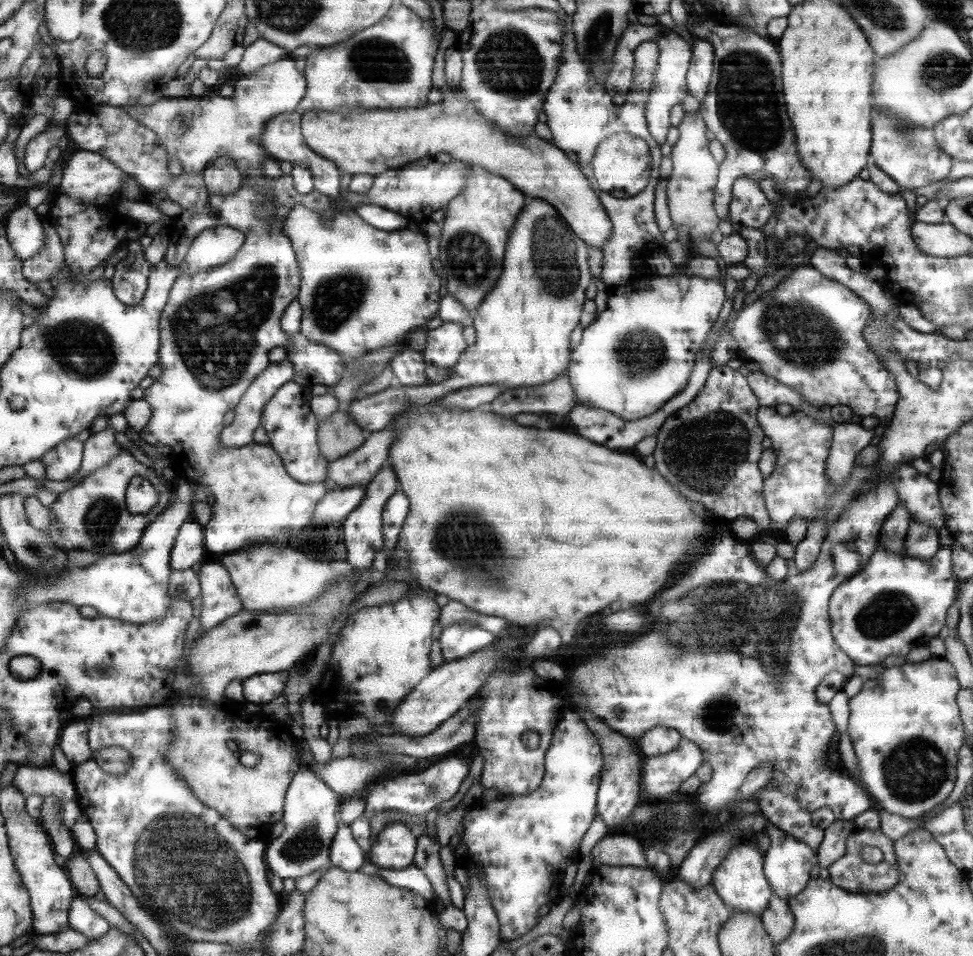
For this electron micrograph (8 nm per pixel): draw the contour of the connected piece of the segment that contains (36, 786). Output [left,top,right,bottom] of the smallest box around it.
[15,766,79,800]

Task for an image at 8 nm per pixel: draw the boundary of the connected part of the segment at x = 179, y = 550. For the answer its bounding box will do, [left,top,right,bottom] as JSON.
[170,519,209,571]

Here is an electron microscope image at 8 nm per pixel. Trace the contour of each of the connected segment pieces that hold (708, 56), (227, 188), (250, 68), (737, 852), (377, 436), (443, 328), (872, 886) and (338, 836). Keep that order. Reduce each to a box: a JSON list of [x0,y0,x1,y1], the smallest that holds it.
[[688,39,715,103],[201,156,243,195],[237,37,288,76],[712,843,775,916],[329,423,395,488],[422,322,467,369],[829,830,901,894],[330,822,368,871]]

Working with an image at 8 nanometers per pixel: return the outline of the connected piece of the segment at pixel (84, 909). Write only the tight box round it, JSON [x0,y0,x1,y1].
[70,893,113,940]

